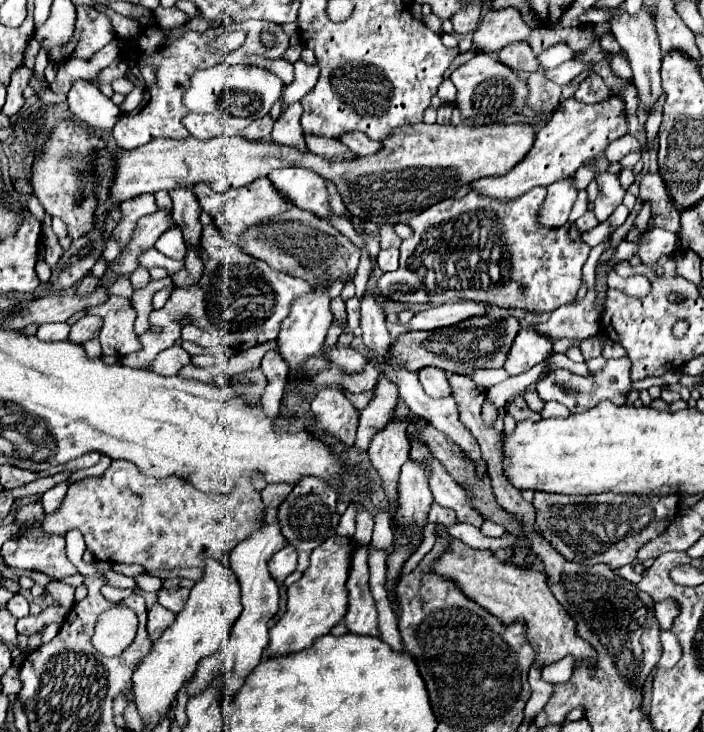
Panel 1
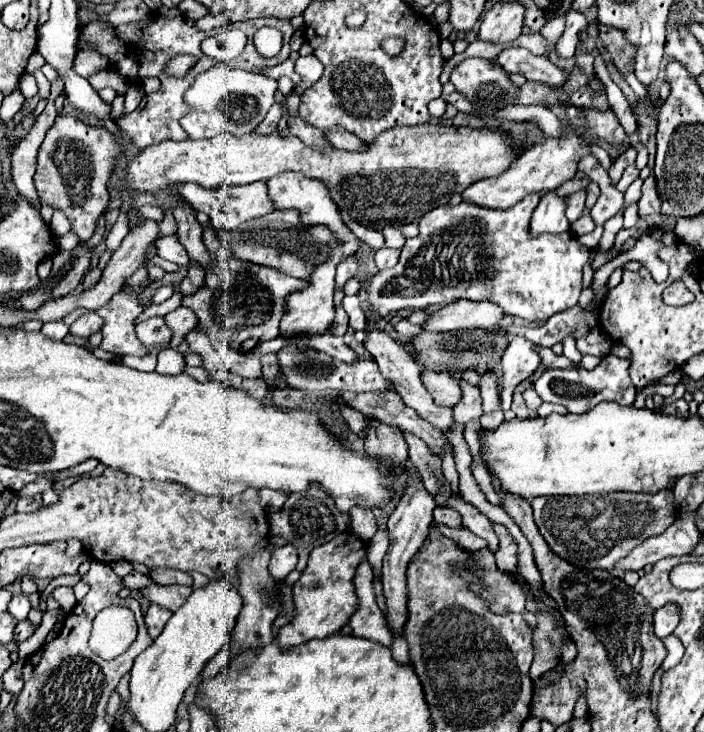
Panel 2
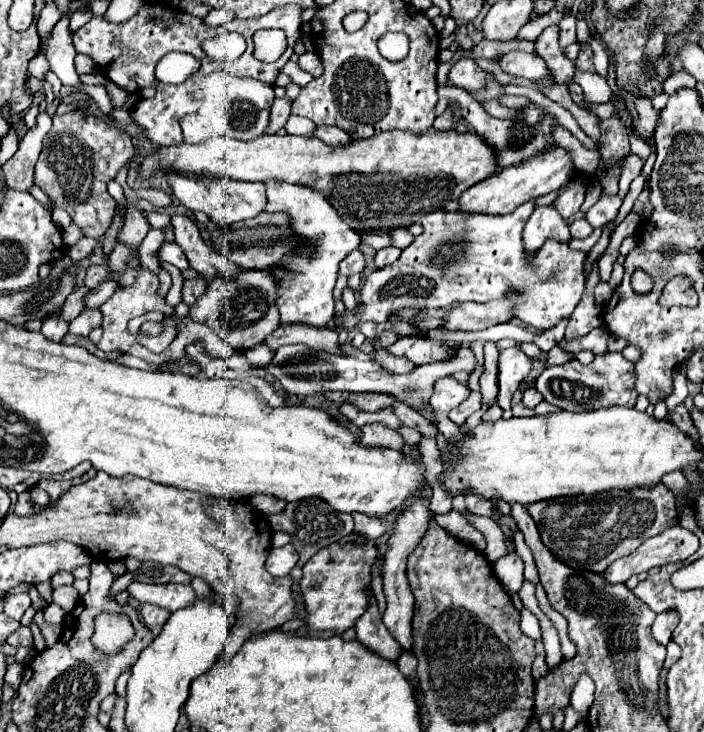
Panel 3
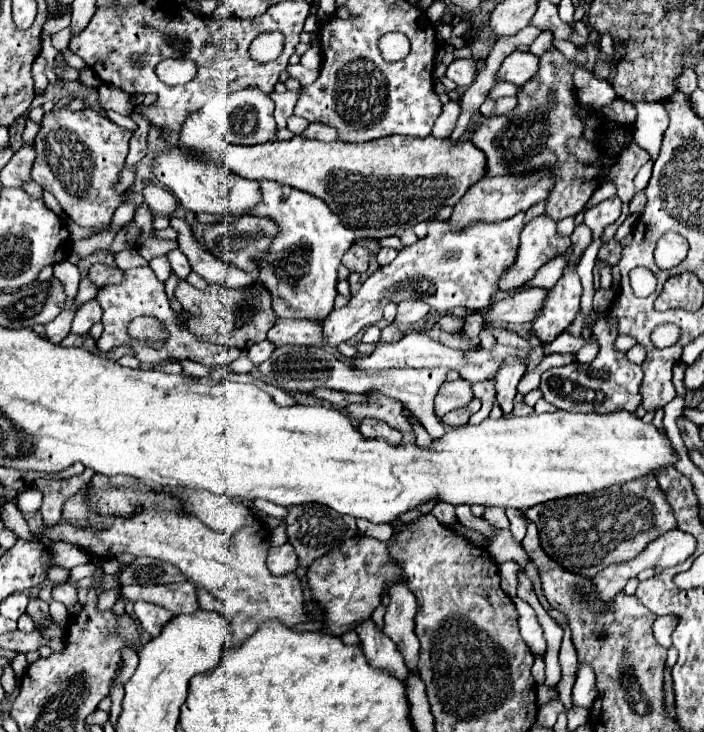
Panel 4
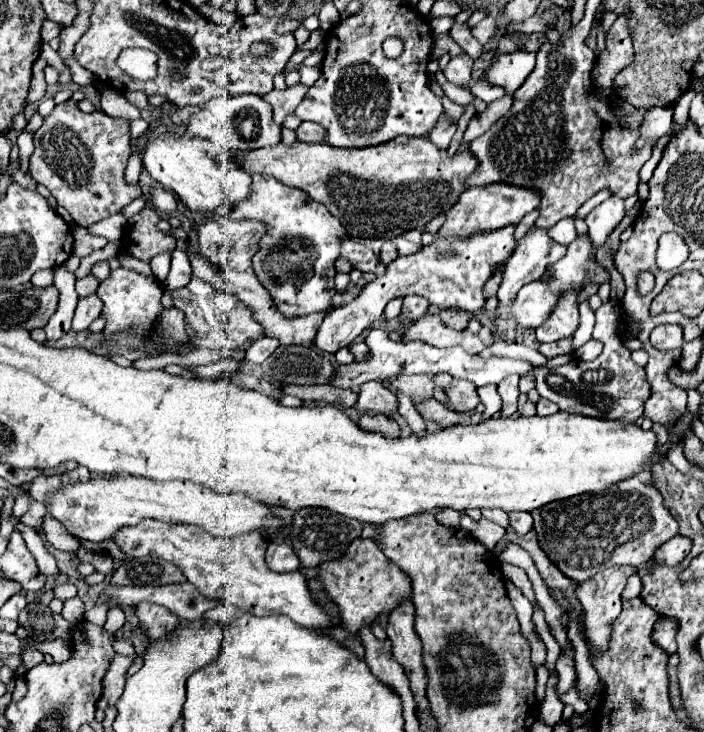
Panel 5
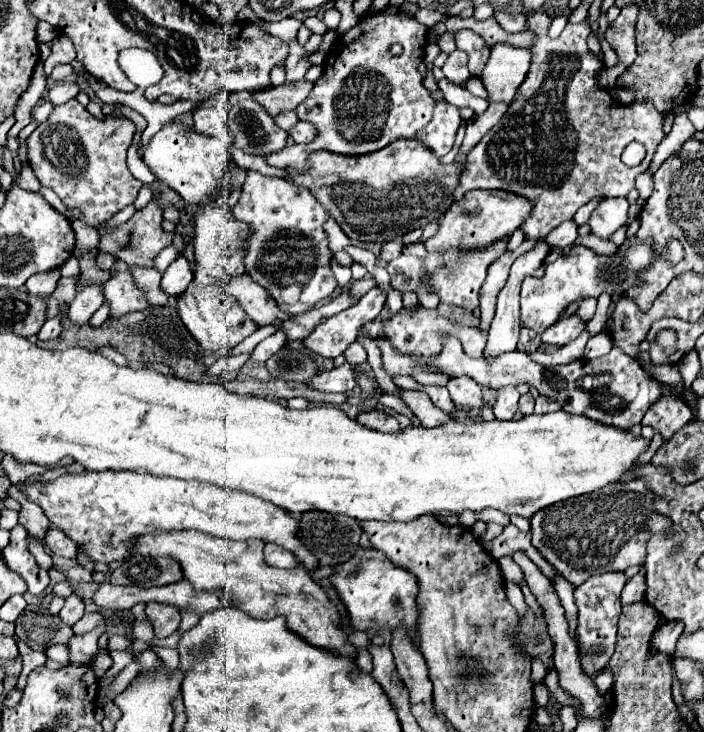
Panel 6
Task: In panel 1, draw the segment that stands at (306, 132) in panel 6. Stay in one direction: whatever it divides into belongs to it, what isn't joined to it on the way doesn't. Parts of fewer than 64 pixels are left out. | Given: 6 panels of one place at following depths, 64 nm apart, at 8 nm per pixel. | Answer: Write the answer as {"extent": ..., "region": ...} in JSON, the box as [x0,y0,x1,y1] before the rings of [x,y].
{"extent":[340,132,384,156],"region":[[[348,132],[348,134],[340,136],[340,140],[342,140],[356,156],[372,154],[372,152],[376,152],[376,150],[382,150],[382,146],[384,146],[384,142],[372,140],[372,138],[368,138],[366,134],[362,134],[362,132]]]}

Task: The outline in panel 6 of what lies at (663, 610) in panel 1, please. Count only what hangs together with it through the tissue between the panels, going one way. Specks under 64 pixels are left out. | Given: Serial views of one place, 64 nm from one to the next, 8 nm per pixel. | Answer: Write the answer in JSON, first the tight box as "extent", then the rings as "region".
{"extent":[652,622,682,654],"region":[[[664,622],[656,628],[652,636],[652,650],[654,652],[664,652],[664,654],[674,654],[676,652],[676,642],[682,634],[682,624],[680,622]]]}

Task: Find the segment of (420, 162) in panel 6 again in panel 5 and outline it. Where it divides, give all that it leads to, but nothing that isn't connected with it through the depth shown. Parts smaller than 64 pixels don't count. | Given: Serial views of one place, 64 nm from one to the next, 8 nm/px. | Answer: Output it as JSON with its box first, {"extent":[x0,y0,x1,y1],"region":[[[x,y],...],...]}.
{"extent":[234,136,478,240],"region":[[[396,136],[378,146],[366,148],[334,148],[328,144],[276,144],[250,152],[234,152],[240,168],[254,174],[268,174],[278,182],[300,188],[322,202],[332,216],[348,228],[350,238],[382,238],[390,240],[412,228],[422,230],[434,216],[450,210],[458,196],[466,190],[466,178],[478,170],[478,158],[470,148],[448,156],[426,138]]]}

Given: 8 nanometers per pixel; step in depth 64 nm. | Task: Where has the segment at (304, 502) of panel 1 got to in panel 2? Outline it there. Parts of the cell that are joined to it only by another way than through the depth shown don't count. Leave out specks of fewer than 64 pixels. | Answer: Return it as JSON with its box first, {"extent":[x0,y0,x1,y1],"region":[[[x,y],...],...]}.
{"extent":[268,484,348,570],"region":[[[310,484],[304,492],[294,492],[288,496],[286,504],[278,510],[278,512],[272,512],[268,522],[270,522],[270,534],[276,534],[276,536],[282,536],[286,542],[294,544],[296,550],[298,550],[298,566],[296,570],[304,570],[306,564],[308,564],[308,554],[318,546],[318,544],[324,544],[328,540],[332,540],[332,536],[338,536],[344,532],[346,524],[348,524],[348,514],[342,514],[338,512],[338,508],[334,506],[334,500],[328,492],[324,492],[320,488],[320,484]]]}

